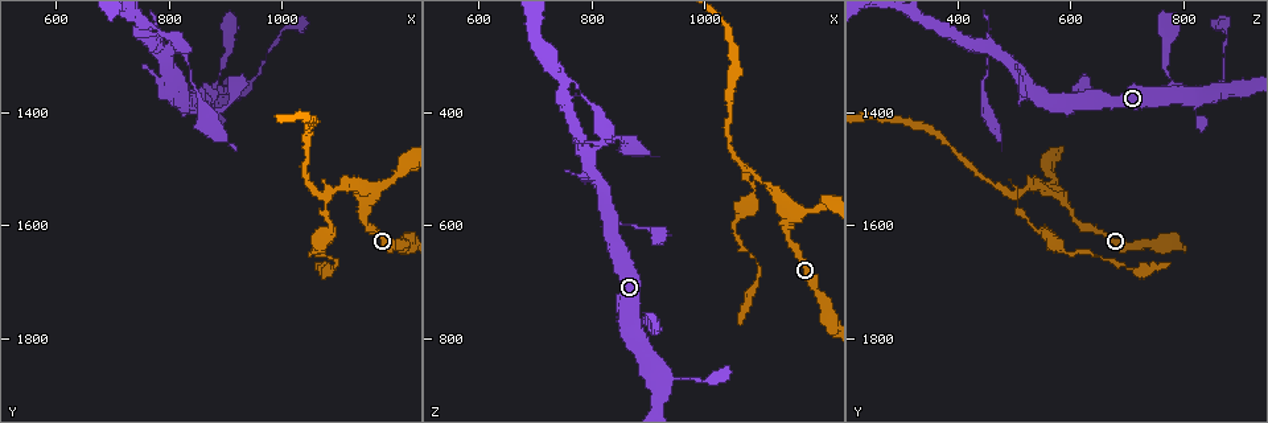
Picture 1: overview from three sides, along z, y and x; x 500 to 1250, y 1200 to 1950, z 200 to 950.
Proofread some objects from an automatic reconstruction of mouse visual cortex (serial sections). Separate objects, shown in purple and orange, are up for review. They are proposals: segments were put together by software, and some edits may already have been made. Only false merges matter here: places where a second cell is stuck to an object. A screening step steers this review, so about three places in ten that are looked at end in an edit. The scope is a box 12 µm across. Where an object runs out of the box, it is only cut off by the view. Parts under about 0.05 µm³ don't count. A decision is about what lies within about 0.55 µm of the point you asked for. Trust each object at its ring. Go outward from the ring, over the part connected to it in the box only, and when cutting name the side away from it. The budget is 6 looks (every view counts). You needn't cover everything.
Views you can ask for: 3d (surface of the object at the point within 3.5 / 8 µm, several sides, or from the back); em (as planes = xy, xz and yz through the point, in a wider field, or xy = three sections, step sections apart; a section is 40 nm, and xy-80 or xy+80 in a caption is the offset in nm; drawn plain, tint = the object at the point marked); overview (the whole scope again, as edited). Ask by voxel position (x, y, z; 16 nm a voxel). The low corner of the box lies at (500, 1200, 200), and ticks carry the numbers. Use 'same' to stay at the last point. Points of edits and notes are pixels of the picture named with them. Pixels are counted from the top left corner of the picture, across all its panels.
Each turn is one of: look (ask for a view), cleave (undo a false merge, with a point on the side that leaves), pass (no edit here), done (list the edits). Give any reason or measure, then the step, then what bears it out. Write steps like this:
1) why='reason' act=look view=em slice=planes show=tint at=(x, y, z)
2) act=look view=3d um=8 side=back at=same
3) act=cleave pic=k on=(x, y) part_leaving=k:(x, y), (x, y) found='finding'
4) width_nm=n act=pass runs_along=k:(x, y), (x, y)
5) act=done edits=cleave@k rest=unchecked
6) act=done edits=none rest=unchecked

why='abrupt turn' act=look view=3d um=3.5 at=(1155, 1555, 590)

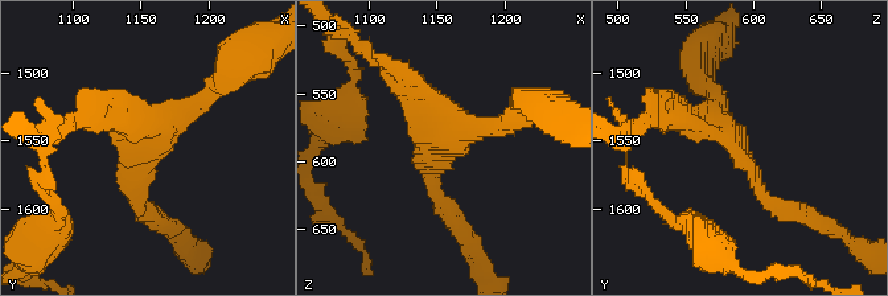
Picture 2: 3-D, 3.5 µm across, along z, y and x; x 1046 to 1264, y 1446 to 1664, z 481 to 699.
arms=3 arm_widths_nm=200,200,300 act=look view=em slice=xy step=3 show=tint at=(1154, 1554, 588)

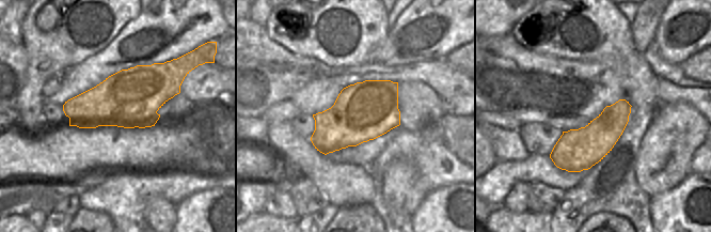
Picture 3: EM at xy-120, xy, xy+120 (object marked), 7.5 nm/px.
act=pass runs_along=2:(785, 209), (720, 124), (674, 120) found='one cell here'

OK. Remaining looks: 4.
why='side arm on a straight run' act=look view=3d um=3.5 at=(830, 1380, 600)

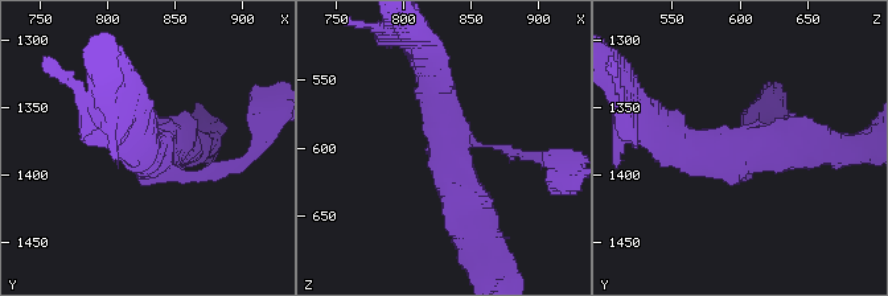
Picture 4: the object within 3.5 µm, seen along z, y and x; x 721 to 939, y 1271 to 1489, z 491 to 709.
arms=3 arm_widths_nm=100,400,500 why='now the EM' act=look view=em slice=xy step=3 show=tint at=(836, 1380, 594)

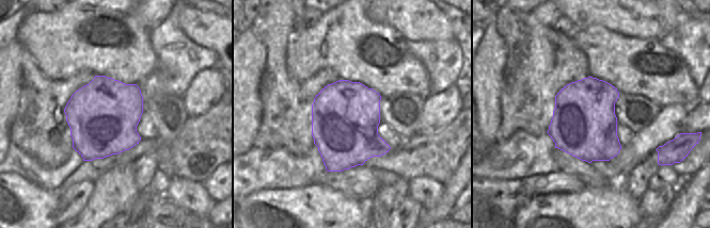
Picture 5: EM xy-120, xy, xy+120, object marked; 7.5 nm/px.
act=pass runs_along=4:(469, 227), (430, 65) found='one cell here'

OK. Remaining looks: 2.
act=done edits=none rest=unchecked

